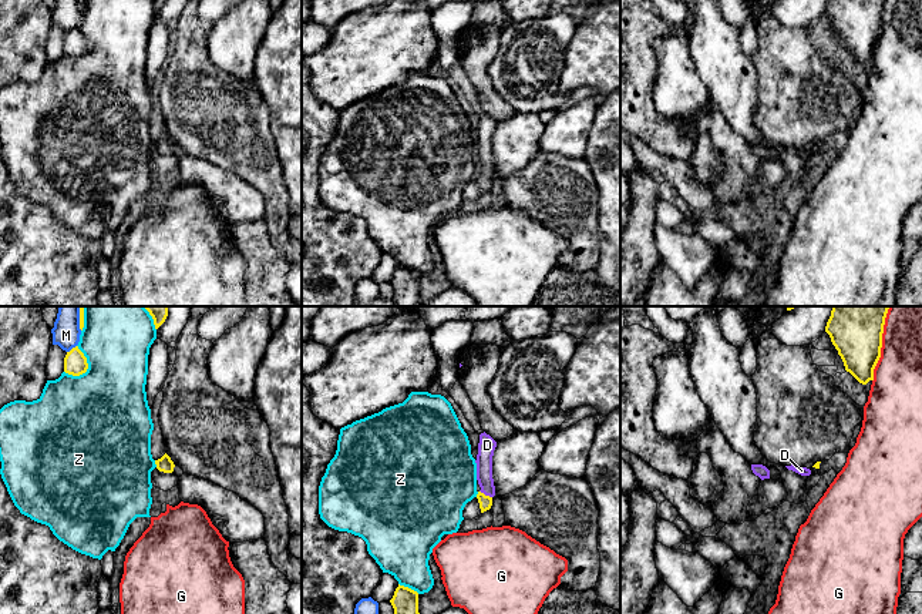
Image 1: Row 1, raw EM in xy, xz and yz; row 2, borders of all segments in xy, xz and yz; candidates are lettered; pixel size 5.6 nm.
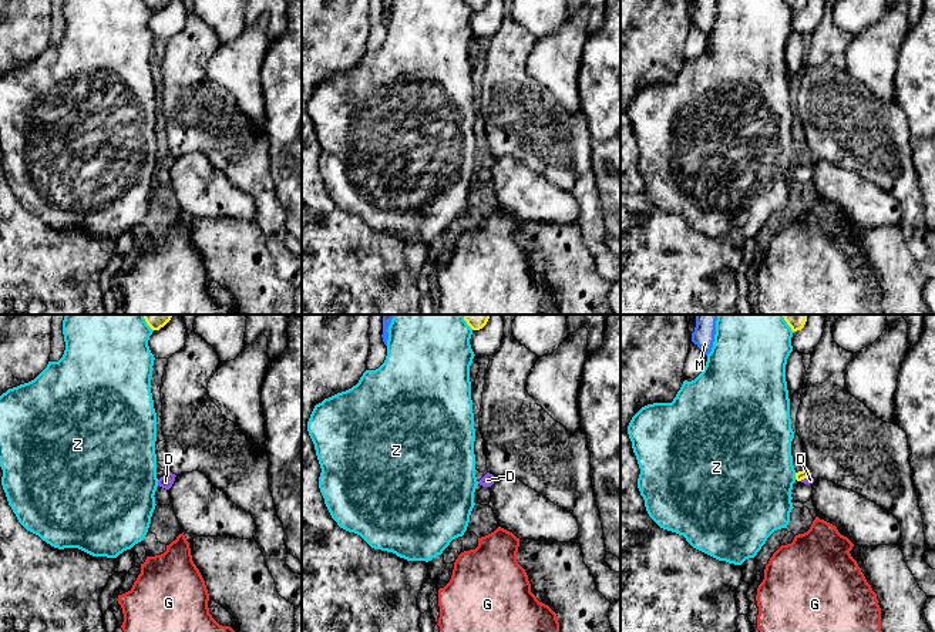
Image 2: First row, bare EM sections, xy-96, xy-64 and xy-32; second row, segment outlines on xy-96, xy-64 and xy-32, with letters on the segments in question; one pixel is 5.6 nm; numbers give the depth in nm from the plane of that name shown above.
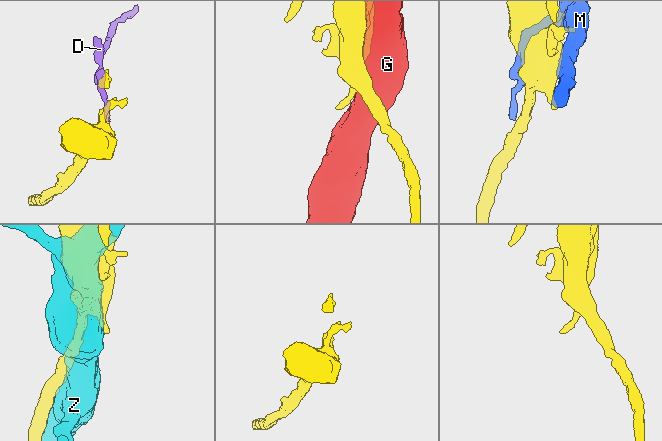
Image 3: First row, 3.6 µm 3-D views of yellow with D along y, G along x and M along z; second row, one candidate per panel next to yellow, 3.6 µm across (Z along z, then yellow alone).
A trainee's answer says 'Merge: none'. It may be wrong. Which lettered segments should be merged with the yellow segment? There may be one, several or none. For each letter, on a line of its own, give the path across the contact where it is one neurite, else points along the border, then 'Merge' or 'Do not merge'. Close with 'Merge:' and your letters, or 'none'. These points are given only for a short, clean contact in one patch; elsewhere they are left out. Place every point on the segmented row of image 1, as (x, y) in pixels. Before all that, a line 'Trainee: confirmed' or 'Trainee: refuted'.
Trainee: refuted
D: Path across: xz (485, 502), (484, 495), (485, 450). Merge
G: Do not merge
M: Do not merge
Z: Do not merge
Merge: D

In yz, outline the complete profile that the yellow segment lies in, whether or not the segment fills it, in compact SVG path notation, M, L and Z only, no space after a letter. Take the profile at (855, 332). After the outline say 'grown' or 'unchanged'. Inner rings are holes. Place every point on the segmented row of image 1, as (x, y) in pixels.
M832 306L827 322L825 332L845 370L862 385L874 380L888 309L889 306Z | unchanged

